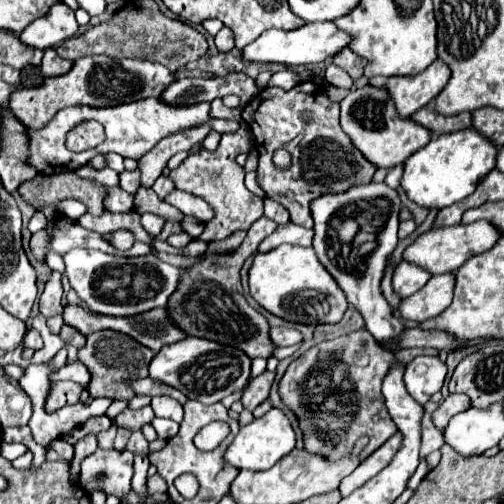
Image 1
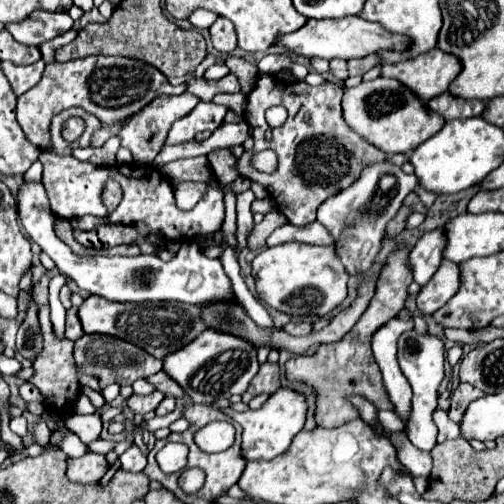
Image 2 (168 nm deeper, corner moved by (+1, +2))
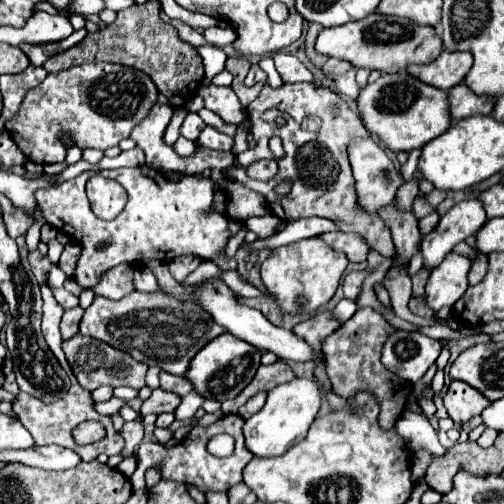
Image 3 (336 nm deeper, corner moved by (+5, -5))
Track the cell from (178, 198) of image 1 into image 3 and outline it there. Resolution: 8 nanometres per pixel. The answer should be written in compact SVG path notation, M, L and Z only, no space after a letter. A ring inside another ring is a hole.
M147 166L105 170L101 172L105 178L117 180L129 192L125 210L113 222L105 222L91 212L85 196L85 184L93 174L95 172L83 172L67 182L61 182L59 186L35 192L37 204L43 208L47 222L59 232L71 236L81 246L73 274L81 288L93 288L99 282L99 276L117 264L139 266L151 260L161 260L159 254L163 252L174 252L174 256L199 256L215 262L221 270L237 270L237 260L229 260L225 256L231 236L229 220L221 214L209 212L213 204L213 182L209 178L183 176L181 180L173 182L163 172ZM99 244L107 244L107 248L97 250Z

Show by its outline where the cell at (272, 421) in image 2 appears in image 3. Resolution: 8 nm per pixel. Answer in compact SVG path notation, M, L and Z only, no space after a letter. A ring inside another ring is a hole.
M293 378L291 382L273 388L267 396L265 406L257 414L253 414L243 426L247 448L255 456L263 458L287 452L291 446L295 446L307 436L307 430L313 424L319 408L321 408L321 386L311 378Z

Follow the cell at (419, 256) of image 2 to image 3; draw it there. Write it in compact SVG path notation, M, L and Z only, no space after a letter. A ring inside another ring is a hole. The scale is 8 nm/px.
M463 200L455 204L439 222L439 226L425 236L423 240L423 258L427 268L435 268L443 262L445 254L453 250L453 246L461 240L465 240L471 234L477 234L477 230L487 222L487 216L483 212L483 202Z

